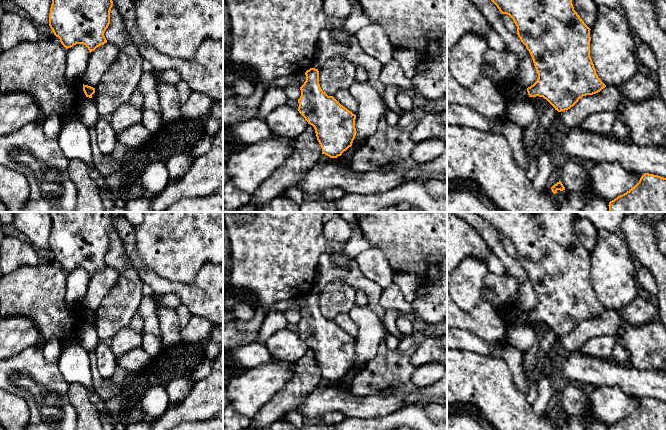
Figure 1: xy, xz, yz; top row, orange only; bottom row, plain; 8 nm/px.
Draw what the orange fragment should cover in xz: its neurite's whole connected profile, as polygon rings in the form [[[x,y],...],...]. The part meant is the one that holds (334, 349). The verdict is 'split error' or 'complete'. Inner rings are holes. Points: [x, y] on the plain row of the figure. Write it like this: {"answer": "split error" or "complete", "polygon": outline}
{"answer": "complete", "polygon": [[[310,292],[305,299],[298,335],[314,351],[322,378],[337,382],[352,370],[356,339],[321,313],[318,293]]]}

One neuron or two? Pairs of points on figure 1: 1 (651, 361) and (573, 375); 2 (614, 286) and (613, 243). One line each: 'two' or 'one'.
1: two
2: one

